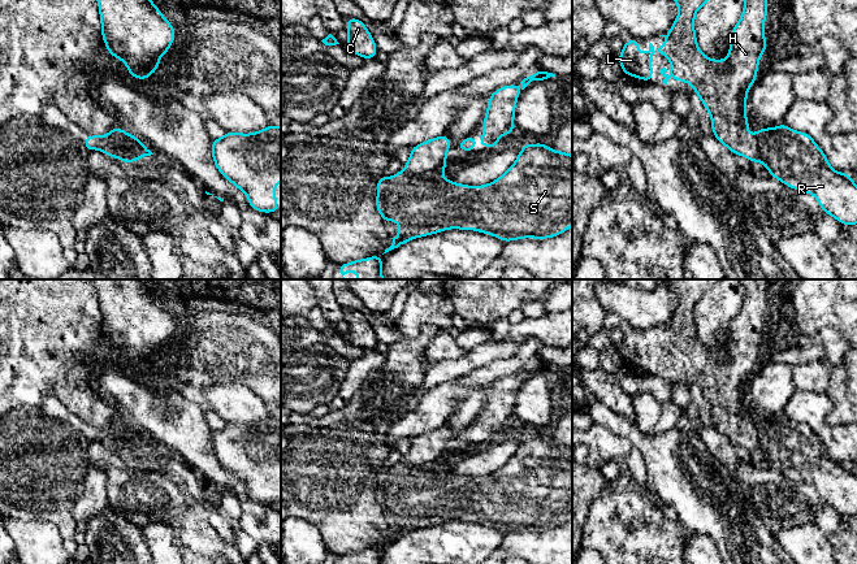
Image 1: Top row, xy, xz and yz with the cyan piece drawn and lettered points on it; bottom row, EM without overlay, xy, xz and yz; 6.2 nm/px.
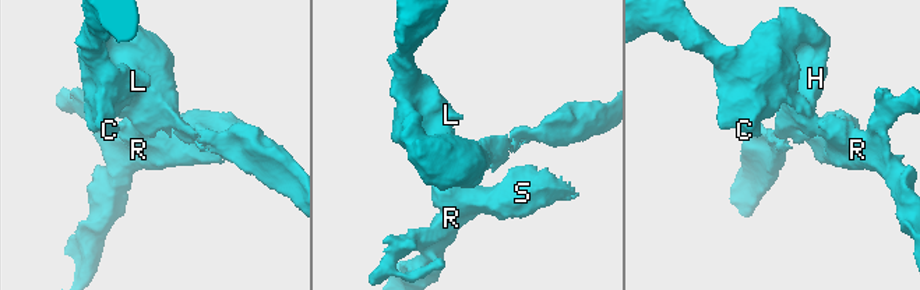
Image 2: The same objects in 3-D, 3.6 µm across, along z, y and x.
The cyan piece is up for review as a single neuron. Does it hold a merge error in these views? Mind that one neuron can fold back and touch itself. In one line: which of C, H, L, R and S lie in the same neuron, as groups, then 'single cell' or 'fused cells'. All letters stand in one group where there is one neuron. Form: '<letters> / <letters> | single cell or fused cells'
C H L / R S | fused cells

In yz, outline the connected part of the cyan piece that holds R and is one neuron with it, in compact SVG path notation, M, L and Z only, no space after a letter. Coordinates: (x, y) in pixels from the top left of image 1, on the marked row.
M784 123L775 129L756 130L761 161L769 174L791 188L813 194L824 213L835 217L843 226L857 224L857 186L850 174L835 172L808 133L789 129Z

